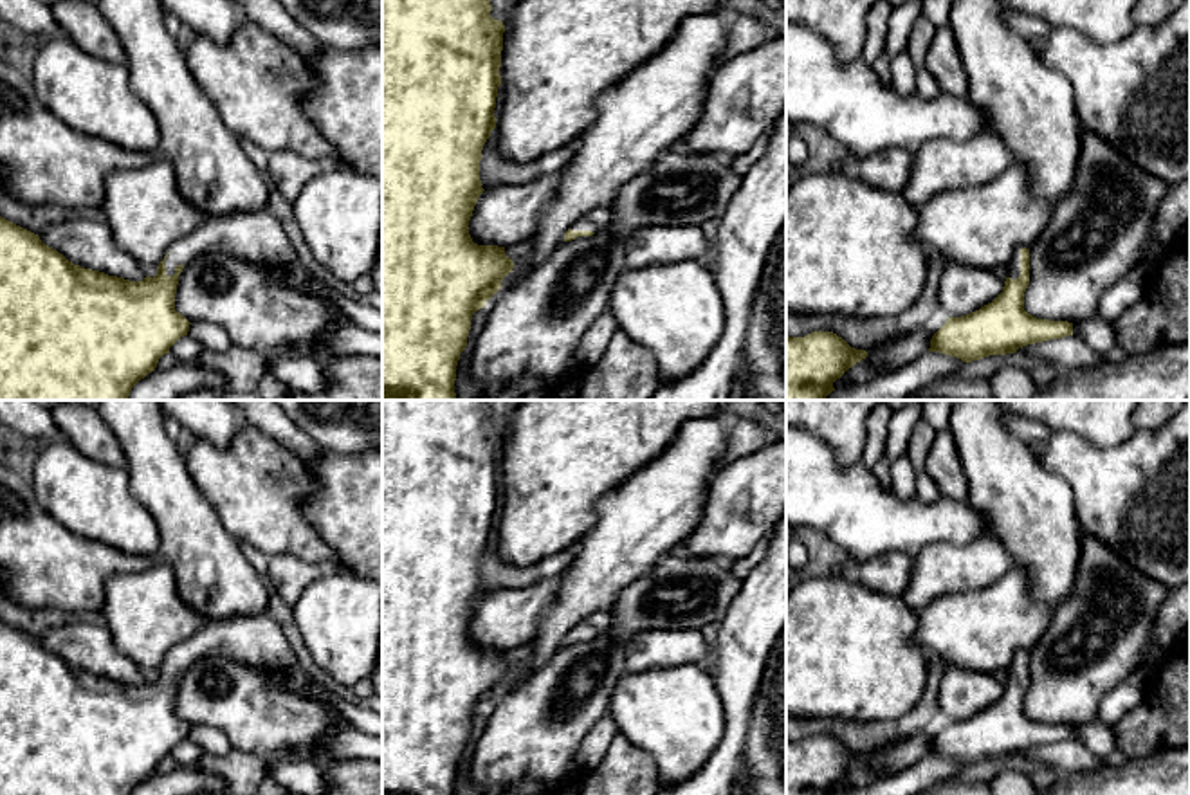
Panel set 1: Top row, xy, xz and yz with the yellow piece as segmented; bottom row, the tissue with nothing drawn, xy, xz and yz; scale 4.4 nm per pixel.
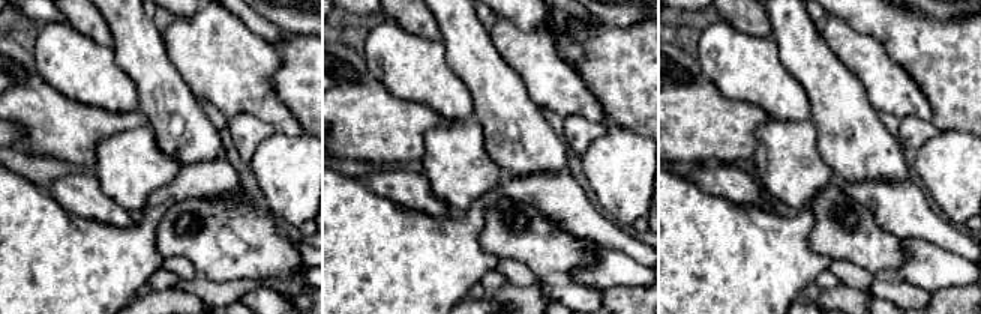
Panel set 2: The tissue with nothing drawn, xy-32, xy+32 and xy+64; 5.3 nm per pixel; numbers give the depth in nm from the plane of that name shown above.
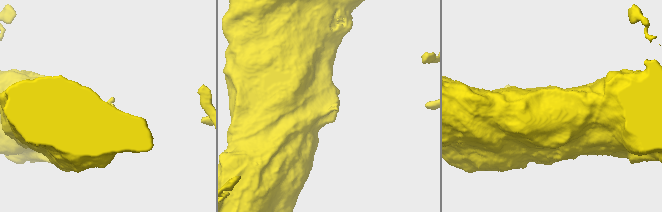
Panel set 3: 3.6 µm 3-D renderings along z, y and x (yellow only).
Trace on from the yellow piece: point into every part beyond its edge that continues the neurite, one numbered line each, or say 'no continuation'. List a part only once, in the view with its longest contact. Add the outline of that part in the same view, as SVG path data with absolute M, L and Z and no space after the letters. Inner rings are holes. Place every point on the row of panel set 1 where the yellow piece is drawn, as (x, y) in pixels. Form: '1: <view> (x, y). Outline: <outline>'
1: xy (258, 237). Outline: M269 207L206 218L191 234L171 247L164 261L166 276L173 276L178 265L188 265L207 252L281 267L288 274L292 287L308 288L326 299L359 328L382 334L382 310L375 310L350 290L332 287L310 274Z

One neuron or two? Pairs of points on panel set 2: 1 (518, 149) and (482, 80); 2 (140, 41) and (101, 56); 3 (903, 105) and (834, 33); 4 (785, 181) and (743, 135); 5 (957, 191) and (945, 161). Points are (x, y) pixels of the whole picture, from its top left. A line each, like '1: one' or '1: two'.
1: one
2: two
3: one
4: two
5: one

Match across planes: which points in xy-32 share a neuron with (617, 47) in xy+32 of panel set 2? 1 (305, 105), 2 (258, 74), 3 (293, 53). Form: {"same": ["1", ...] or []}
{"same": ["1", "3"]}

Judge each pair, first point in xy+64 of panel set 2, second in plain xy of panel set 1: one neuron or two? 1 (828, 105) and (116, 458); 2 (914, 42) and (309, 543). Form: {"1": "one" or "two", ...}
{"1": "two", "2": "two"}

